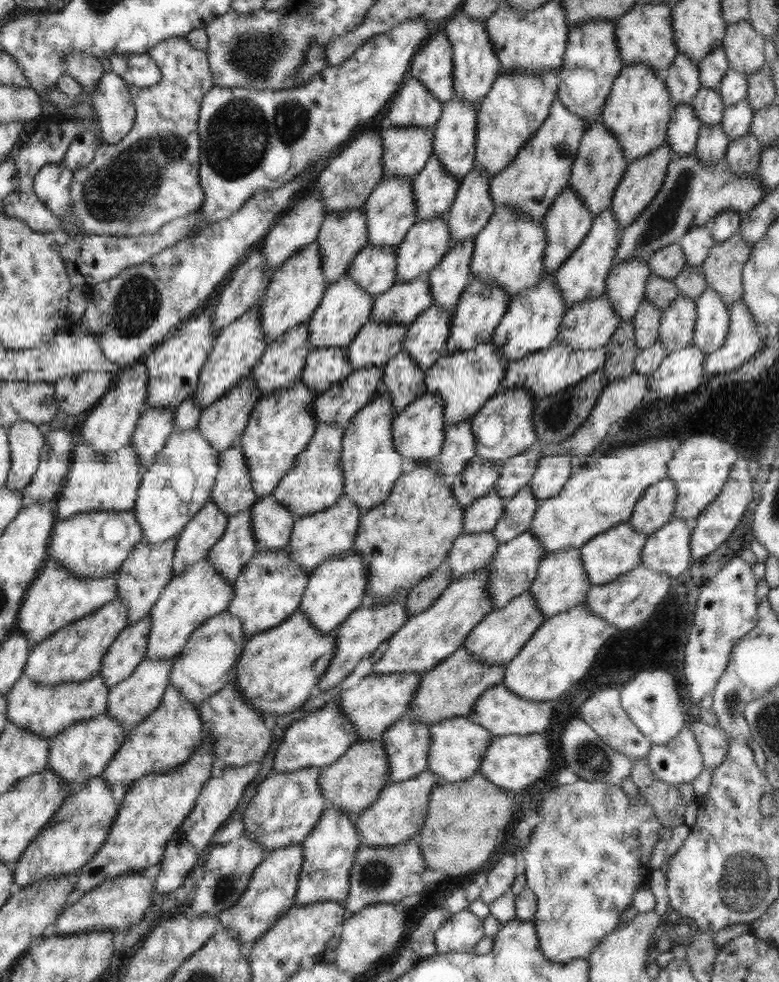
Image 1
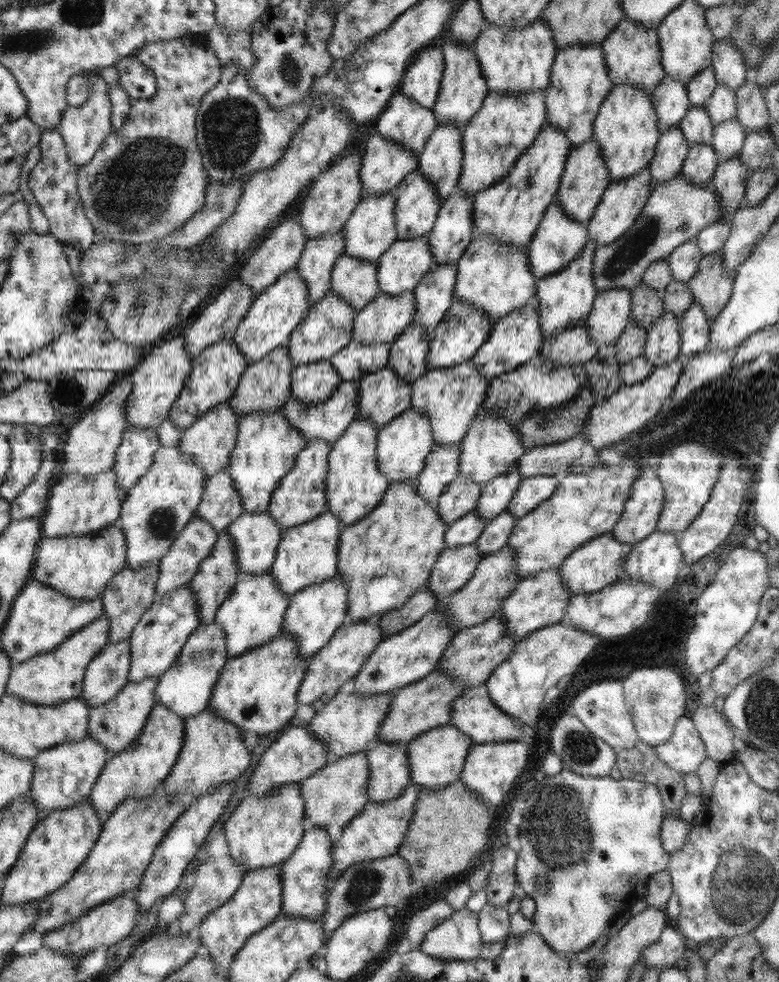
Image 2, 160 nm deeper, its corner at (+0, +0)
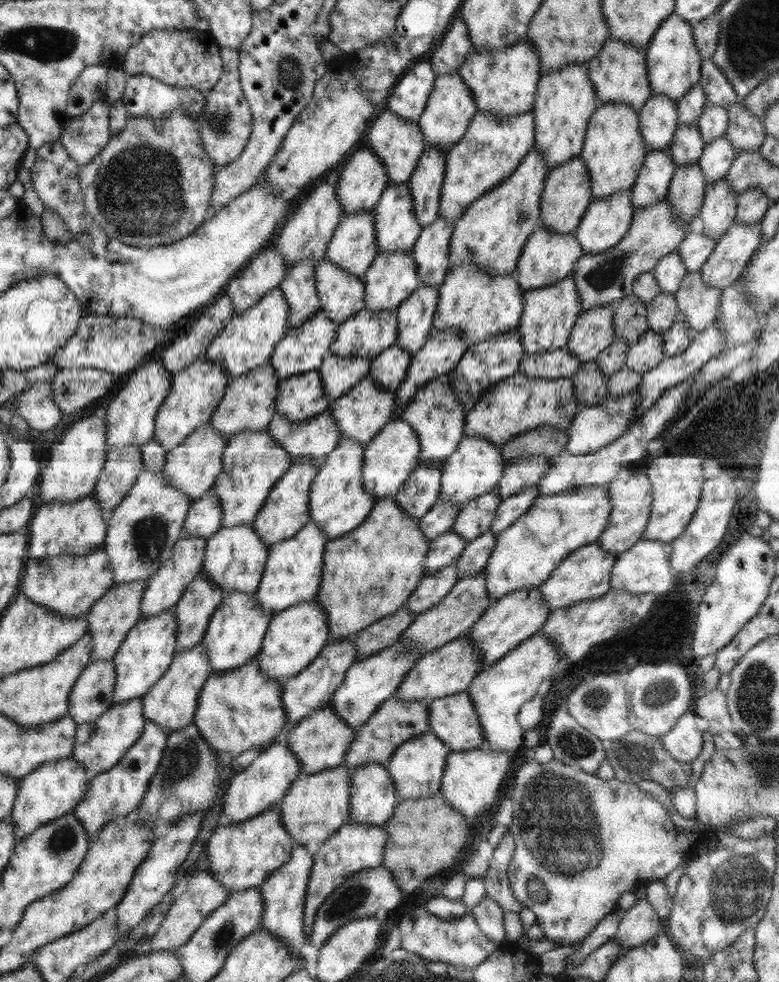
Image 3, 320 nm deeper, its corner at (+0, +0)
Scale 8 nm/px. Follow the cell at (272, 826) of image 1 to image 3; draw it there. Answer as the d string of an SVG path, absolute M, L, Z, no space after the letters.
M277 804L248 820L231 823L226 827L220 823L206 848L206 860L215 879L226 886L228 893L236 893L252 889L252 886L259 887L266 877L288 862L293 846L290 832L284 829L281 808Z

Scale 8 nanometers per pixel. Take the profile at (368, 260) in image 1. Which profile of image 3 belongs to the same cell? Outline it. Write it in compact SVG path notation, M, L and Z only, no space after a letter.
M327 258L317 261L314 276L320 309L334 324L365 308L362 278L348 274Z

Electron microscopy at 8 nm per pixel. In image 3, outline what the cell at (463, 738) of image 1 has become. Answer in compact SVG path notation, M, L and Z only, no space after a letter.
M432 730L408 739L396 748L395 754L386 763L395 784L396 794L400 802L406 799L434 797L440 794L441 778L450 752L449 746L443 743Z

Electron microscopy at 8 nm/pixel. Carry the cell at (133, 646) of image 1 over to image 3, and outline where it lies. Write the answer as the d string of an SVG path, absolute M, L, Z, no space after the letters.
M113 660L89 662L75 680L69 694L67 715L78 725L95 722L113 705L115 682Z

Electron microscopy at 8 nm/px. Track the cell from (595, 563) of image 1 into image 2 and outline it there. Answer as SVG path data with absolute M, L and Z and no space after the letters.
M611 532L586 541L579 548L573 550L558 566L563 584L569 588L572 595L575 595L582 592L594 593L614 584L616 581L628 580L628 573L625 572L625 558L632 550L632 545L618 542Z

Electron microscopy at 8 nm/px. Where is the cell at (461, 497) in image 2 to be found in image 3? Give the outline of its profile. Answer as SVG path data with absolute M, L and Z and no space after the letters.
M438 502L419 519L419 527L422 534L429 538L430 542L437 536L451 530L453 522L458 516L460 506L451 502Z

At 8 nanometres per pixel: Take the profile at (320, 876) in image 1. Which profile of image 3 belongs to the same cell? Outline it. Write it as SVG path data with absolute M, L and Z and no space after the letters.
M295 845L288 862L273 871L259 886L264 899L264 909L266 909L261 914L260 925L285 942L289 952L295 956L299 956L298 950L308 942L308 936L304 932L304 908L306 908L304 902L308 894L308 879L312 866L314 866L314 856L308 853L306 847Z

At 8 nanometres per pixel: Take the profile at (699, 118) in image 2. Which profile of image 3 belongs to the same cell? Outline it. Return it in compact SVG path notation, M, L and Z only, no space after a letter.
M679 123L668 148L676 167L697 162L706 144L701 137L697 123Z

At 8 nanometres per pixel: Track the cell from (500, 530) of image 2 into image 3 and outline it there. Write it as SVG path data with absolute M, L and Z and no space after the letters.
M488 529L484 534L475 538L464 547L457 558L457 573L460 579L474 576L479 570L483 570L496 546L496 537Z

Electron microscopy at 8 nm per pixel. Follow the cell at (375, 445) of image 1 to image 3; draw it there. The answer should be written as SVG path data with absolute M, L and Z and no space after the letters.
M341 438L338 446L328 453L324 464L319 466L316 476L310 486L309 514L311 520L323 530L328 541L340 538L360 526L365 518L370 514L375 500L364 491L364 481L362 481L362 469L364 460L364 446L357 440L351 438Z

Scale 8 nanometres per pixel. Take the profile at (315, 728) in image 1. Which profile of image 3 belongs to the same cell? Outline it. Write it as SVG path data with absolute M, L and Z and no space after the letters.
M281 740L272 743L263 749L249 766L232 777L228 790L221 799L223 814L229 816L233 823L258 816L266 809L279 804L287 794L292 781L298 776L302 776L301 762L287 747L287 743Z

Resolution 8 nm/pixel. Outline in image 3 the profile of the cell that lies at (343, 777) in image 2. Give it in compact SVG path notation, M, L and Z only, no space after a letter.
M342 764L318 773L298 776L292 781L287 794L278 805L284 829L290 832L294 846L306 847L313 856L348 820L351 774L352 770Z

